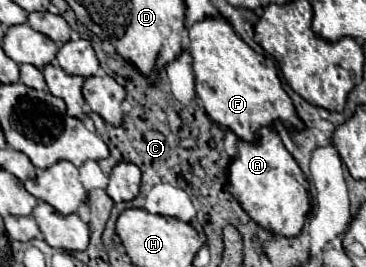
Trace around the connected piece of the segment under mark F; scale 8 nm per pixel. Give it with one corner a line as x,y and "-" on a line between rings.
207,16
189,26
189,52
193,58
195,92
211,120
233,130
245,142
255,142
257,130
263,126
273,128
277,120
289,128
303,128
291,98
279,82
273,58
249,48
225,18

